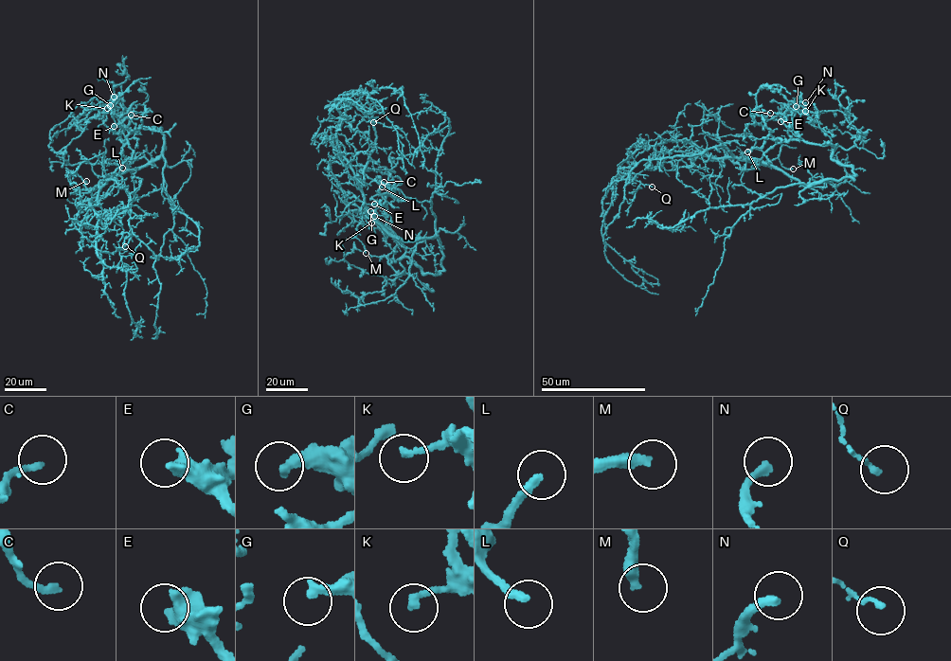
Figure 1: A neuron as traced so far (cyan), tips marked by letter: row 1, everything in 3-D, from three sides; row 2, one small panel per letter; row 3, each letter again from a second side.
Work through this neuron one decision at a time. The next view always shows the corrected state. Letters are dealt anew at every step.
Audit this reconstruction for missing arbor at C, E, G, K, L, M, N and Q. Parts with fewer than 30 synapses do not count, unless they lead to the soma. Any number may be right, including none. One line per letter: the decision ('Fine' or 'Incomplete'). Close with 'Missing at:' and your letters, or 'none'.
C: Incomplete
E: Incomplete
G: Fine
K: Fine
L: Incomplete
M: Fine
N: Fine
Q: Fine
Missing at: C, E, L

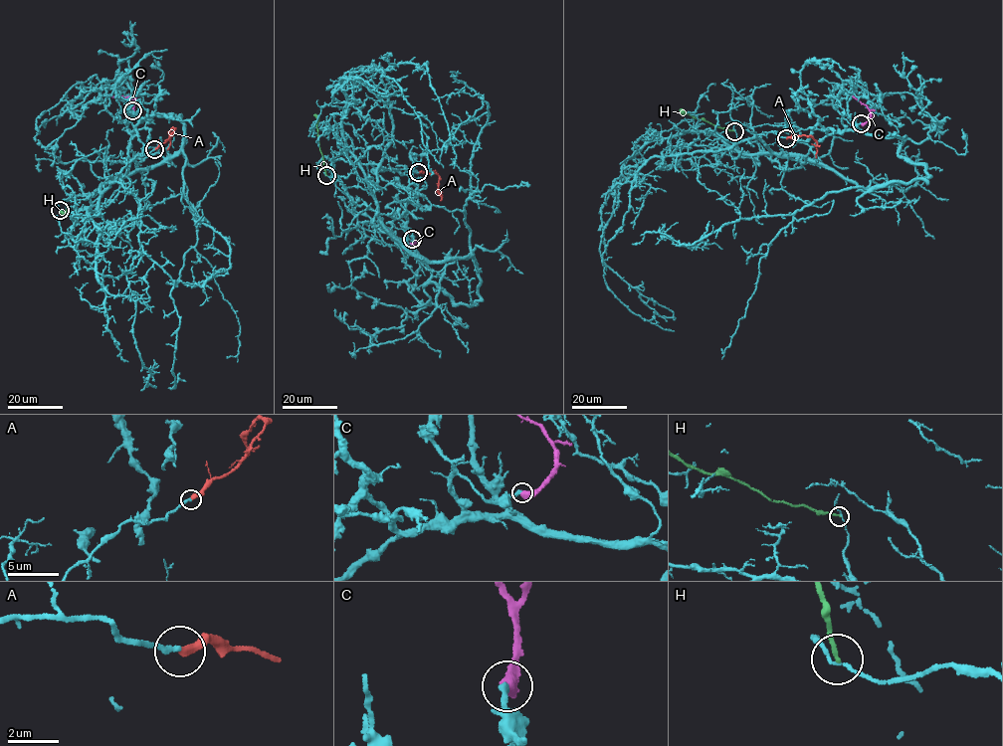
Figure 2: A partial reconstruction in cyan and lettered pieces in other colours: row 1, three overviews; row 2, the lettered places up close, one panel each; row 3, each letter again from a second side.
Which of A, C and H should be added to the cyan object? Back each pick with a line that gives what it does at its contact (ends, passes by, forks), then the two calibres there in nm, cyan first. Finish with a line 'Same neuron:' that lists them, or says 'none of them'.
A: it ends; calibres 220 and 340 nm
Same neuron: A

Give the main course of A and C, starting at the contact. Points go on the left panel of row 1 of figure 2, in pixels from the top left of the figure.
A: (154, 149), (166, 142), (174, 127), (169, 133), (167, 149)
C: (132, 110), (133, 101), (127, 97), (111, 95)

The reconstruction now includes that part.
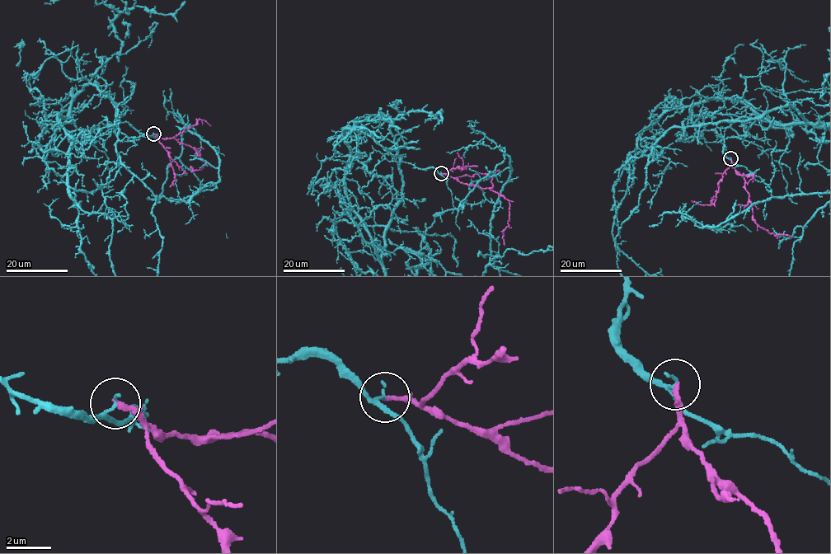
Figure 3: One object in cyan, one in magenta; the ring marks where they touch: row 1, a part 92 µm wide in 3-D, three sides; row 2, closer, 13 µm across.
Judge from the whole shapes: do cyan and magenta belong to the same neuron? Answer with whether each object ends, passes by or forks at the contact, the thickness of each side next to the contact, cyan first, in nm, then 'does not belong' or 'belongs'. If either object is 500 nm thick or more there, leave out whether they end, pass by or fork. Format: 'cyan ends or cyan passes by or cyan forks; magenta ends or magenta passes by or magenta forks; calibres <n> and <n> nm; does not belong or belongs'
cyan passes by; magenta ends; calibres 120 and 200 nm; does not belong

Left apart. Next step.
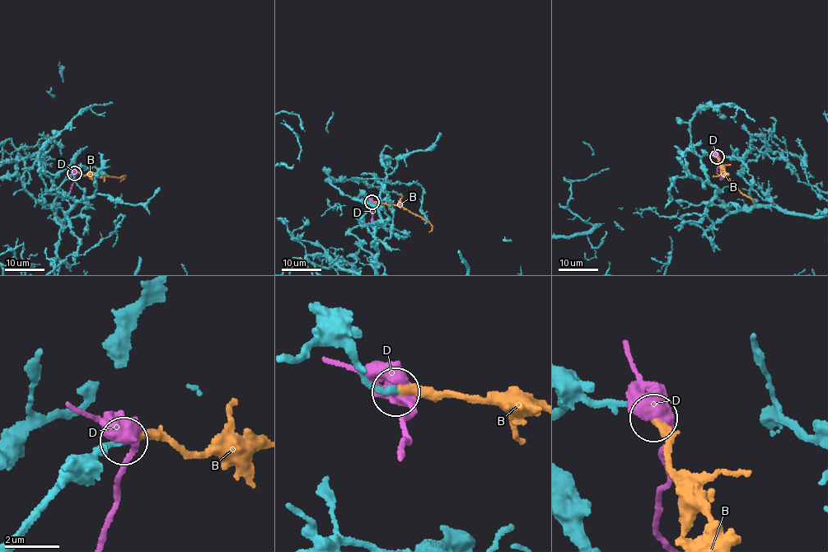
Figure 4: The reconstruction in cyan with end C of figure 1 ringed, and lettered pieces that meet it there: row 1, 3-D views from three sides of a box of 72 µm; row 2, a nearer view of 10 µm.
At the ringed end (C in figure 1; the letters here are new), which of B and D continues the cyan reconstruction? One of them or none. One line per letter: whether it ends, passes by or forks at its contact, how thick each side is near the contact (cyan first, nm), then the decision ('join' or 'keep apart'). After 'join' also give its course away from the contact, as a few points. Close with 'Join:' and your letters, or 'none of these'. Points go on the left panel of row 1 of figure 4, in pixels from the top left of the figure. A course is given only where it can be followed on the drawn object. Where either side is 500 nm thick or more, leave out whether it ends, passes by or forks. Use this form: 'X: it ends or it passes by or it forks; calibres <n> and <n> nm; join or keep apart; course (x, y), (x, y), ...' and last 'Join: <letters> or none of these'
B: it ends; calibres 220 and 260 nm; join; course (74, 174), (119, 178), (123, 175), (119, 181)
D: calibres 240 and 600 nm; keep apart
Join: B

